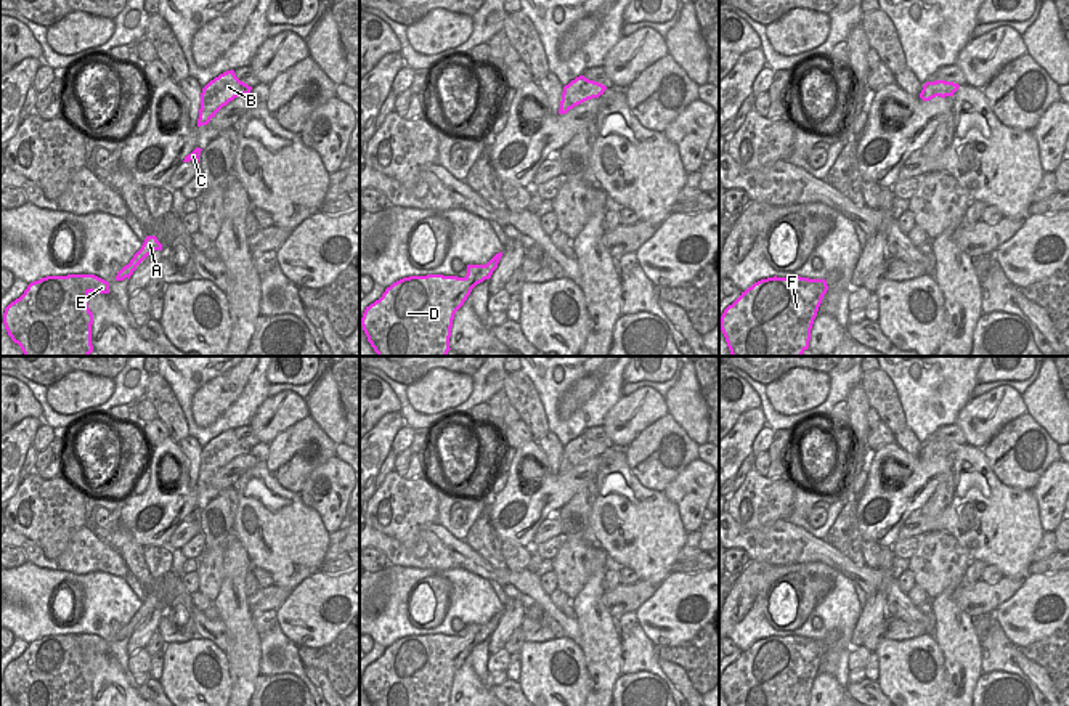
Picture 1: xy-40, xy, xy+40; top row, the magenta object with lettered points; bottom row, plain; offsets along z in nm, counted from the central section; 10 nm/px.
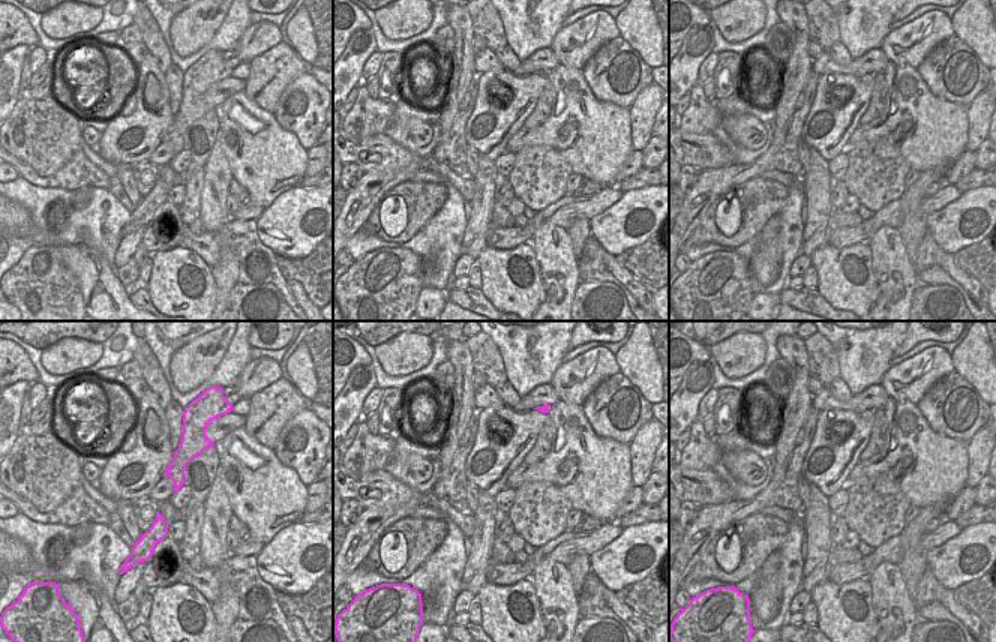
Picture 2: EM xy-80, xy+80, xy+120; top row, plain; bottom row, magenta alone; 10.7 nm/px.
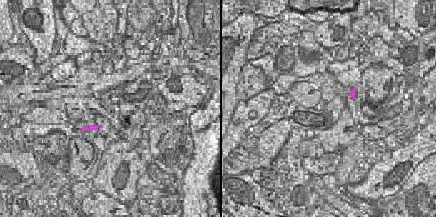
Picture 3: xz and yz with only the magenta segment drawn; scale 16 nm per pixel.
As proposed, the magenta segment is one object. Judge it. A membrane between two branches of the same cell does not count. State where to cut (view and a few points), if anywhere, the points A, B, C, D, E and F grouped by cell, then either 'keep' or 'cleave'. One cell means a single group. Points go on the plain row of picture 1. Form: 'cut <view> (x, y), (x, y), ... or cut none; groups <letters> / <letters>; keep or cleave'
cut none; groups A B C D E F; keep

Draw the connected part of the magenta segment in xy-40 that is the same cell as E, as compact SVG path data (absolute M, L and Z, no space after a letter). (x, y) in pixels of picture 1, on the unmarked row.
M95 634L34 640L5 667L5 688L19 706L93 706L90 651L109 653L109 642Z

